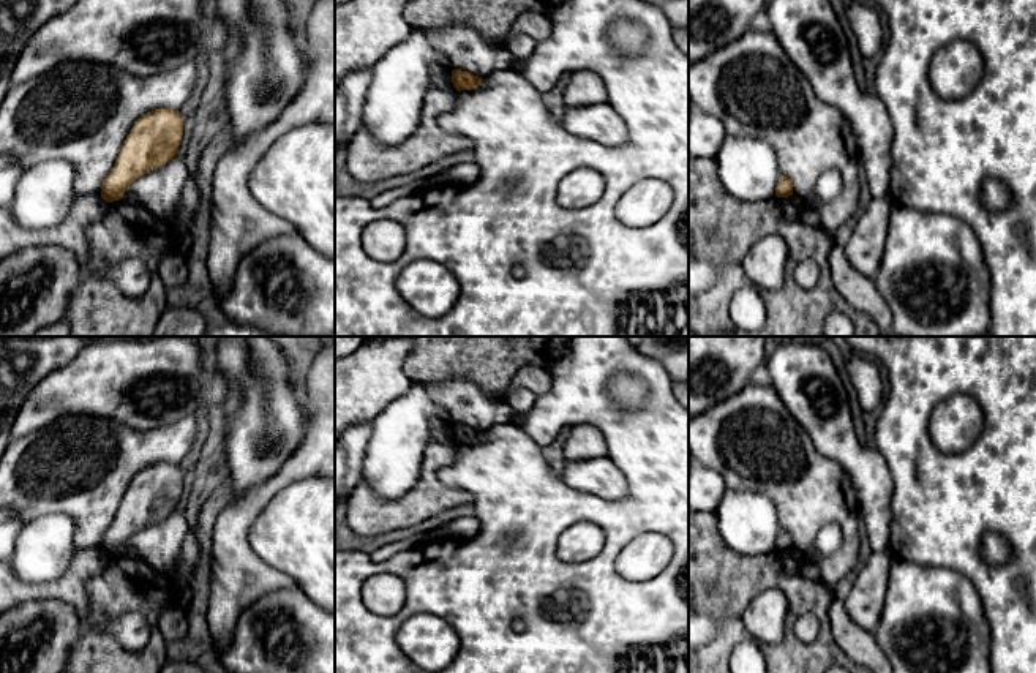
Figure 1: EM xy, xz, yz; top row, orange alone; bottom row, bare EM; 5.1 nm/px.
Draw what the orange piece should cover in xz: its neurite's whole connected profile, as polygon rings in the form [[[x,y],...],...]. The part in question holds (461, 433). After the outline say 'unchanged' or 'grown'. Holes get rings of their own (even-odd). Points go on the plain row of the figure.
[[[453,423],[452,425],[452,436],[453,441],[461,446],[461,444],[472,444],[477,442],[482,436],[482,431],[474,430],[467,425],[461,425],[461,423]]]; unchanged

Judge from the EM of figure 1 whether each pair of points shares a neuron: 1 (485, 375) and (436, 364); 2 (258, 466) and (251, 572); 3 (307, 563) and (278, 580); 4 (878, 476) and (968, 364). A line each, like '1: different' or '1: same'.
1: same
2: different
3: different
4: different

